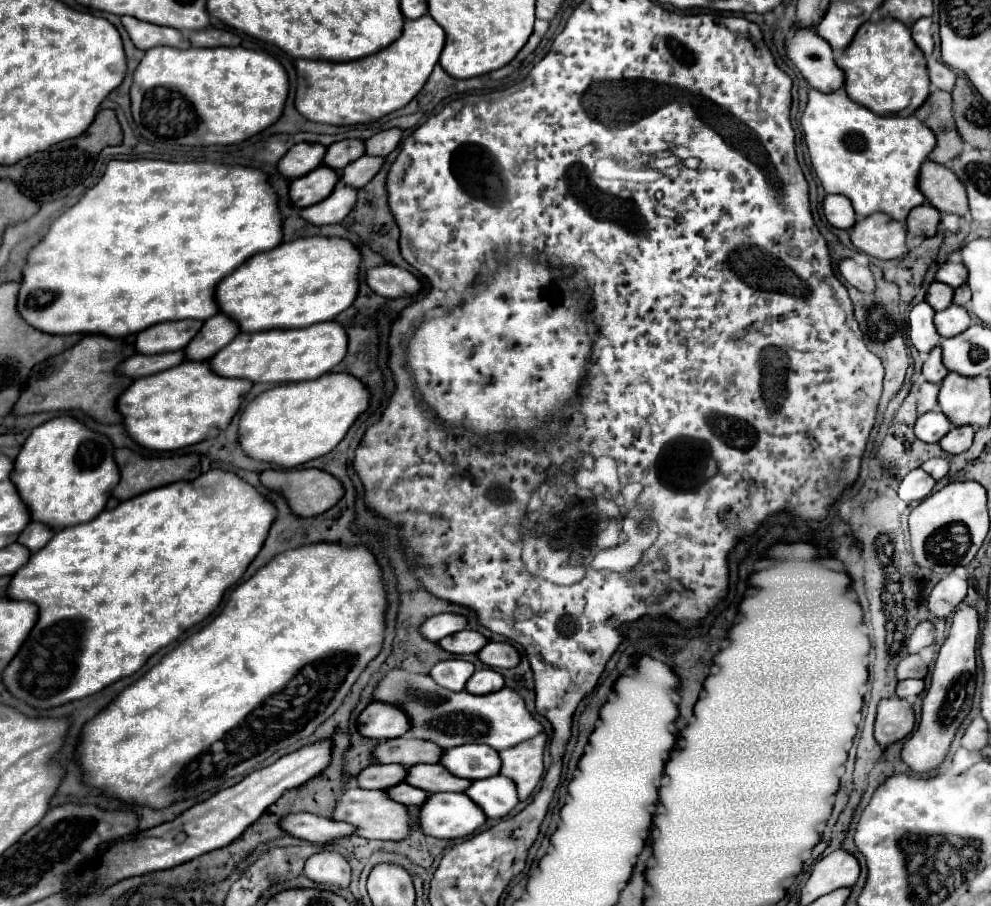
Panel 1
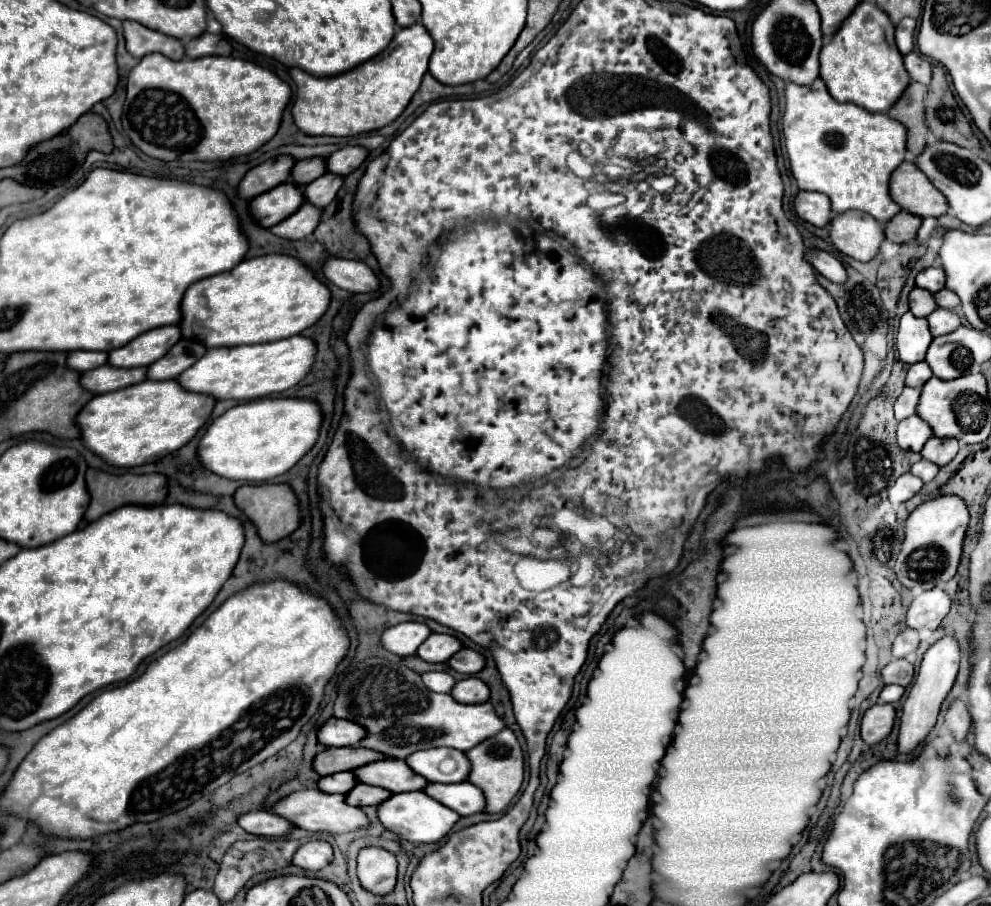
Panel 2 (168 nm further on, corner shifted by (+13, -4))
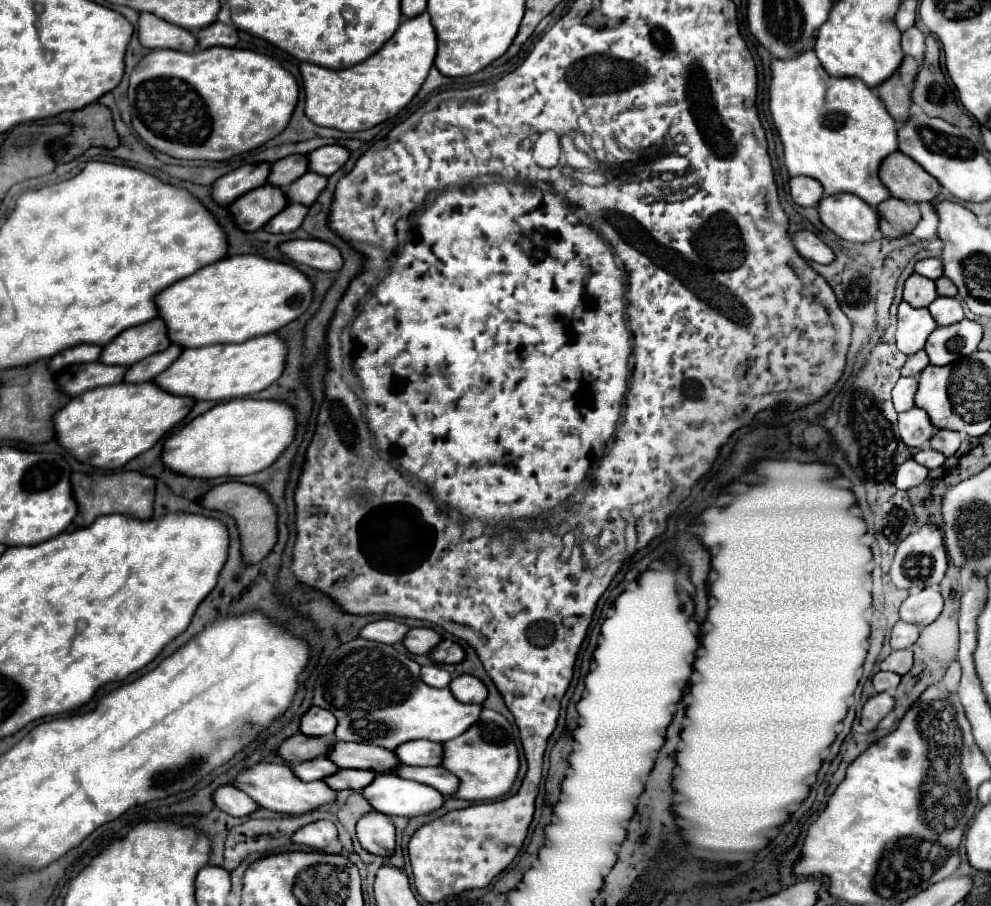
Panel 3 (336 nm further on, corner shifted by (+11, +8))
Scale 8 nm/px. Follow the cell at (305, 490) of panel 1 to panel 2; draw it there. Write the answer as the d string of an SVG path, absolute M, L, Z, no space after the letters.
M244 484L234 492L234 504L238 510L244 512L244 516L248 520L254 522L256 532L264 544L274 544L294 532L292 530L292 512L298 512L298 500L292 492L292 488L286 484L260 484L260 486Z

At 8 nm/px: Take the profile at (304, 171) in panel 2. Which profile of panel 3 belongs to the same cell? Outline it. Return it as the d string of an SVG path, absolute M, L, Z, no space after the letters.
M292 154L272 164L268 182L278 188L286 188L290 182L304 176L306 172L308 172L308 158L304 154Z

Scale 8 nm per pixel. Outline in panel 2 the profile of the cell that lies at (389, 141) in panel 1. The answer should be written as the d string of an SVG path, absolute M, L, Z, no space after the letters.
M346 146L342 150L336 150L332 156L326 158L326 172L332 174L350 174L356 170L368 156L368 150L362 146Z

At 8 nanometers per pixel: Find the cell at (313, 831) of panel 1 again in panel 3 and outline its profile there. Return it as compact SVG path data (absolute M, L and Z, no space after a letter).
M222 786L214 792L214 802L220 810L224 810L230 816L250 816L252 812L256 812L260 806L242 790L238 790L236 786Z

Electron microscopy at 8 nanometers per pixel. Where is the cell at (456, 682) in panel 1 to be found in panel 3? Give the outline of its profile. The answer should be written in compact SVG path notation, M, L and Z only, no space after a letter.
M436 664L424 666L422 672L420 672L420 676L422 676L422 680L428 686L434 686L434 688L446 688L450 684L450 680L452 680L450 672L444 670L444 668L440 668L440 666L436 666Z

